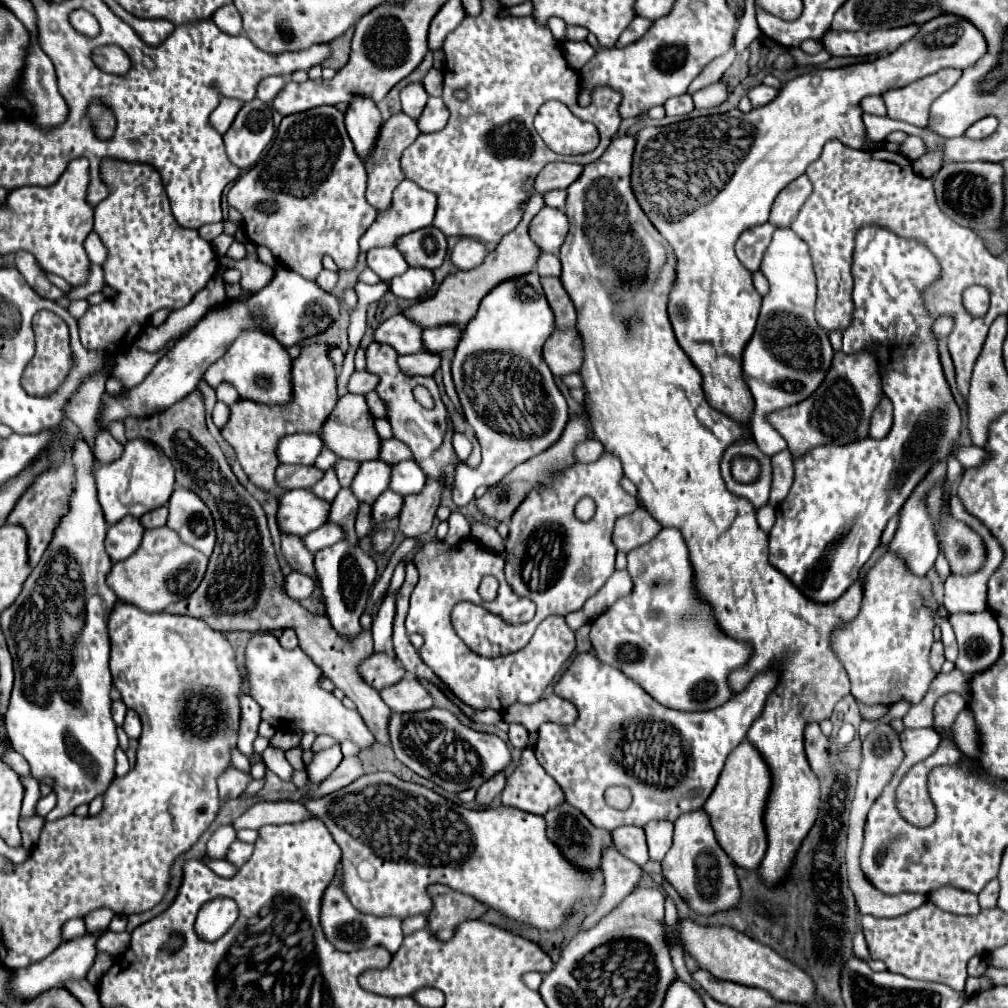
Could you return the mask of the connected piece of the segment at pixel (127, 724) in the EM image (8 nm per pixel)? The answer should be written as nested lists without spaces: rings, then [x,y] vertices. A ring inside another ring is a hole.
[[[127,710],[127,716],[125,716],[125,722],[123,722],[123,730],[127,732],[129,738],[139,738],[141,734],[141,720],[137,716],[135,710]]]

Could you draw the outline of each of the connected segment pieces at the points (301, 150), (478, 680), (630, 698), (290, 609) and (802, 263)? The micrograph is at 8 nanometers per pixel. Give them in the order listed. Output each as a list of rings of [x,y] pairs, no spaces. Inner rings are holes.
[[[317,106],[305,112],[289,114],[281,120],[277,136],[267,154],[245,174],[241,174],[227,194],[229,206],[237,208],[243,216],[245,236],[253,244],[267,246],[273,256],[293,272],[315,280],[321,272],[321,256],[329,254],[335,264],[349,270],[357,262],[359,238],[373,224],[377,210],[365,200],[367,172],[347,136],[343,112],[335,106]]]
[[[433,538],[419,546],[413,556],[413,564],[419,570],[419,582],[411,594],[411,606],[407,612],[407,632],[421,634],[425,644],[419,648],[421,660],[439,676],[439,680],[467,706],[473,710],[497,710],[503,712],[509,706],[517,704],[533,704],[541,700],[545,688],[553,682],[555,674],[563,668],[569,656],[575,650],[575,632],[567,626],[563,616],[545,618],[531,642],[509,656],[501,658],[481,658],[473,650],[465,646],[465,642],[457,636],[451,626],[451,610],[457,602],[473,602],[473,604],[507,604],[509,584],[503,574],[505,558],[501,554],[493,554],[485,546],[481,546],[473,538],[465,538],[459,544],[451,546],[439,538]],[[481,576],[495,576],[499,580],[497,598],[485,602],[479,596]]]
[[[585,652],[571,662],[567,672],[553,688],[557,696],[575,704],[579,716],[575,724],[567,726],[545,722],[539,728],[539,742],[535,746],[535,756],[539,764],[545,768],[545,772],[553,776],[555,782],[561,786],[567,804],[581,810],[589,818],[589,822],[597,828],[611,832],[625,824],[645,826],[651,820],[675,822],[681,814],[699,810],[705,804],[705,800],[709,798],[709,794],[717,784],[719,772],[723,770],[727,756],[745,740],[747,730],[751,728],[753,720],[761,714],[765,698],[775,684],[777,684],[777,672],[769,670],[765,674],[759,674],[741,694],[733,696],[715,710],[679,712],[661,706],[623,672],[607,664],[601,664],[593,652]],[[609,786],[629,786],[633,794],[633,804],[627,810],[615,810],[607,806],[603,792]]]
[[[195,390],[189,396],[185,396],[183,400],[179,400],[177,404],[173,404],[173,408],[167,408],[165,412],[161,412],[157,416],[151,416],[151,418],[145,418],[145,420],[125,420],[125,436],[127,436],[127,440],[143,438],[143,440],[155,444],[157,448],[161,448],[167,454],[167,458],[173,460],[177,486],[183,486],[183,488],[195,492],[209,506],[209,510],[213,514],[213,520],[215,520],[217,544],[215,544],[213,556],[209,558],[209,566],[207,566],[203,582],[199,584],[199,588],[191,596],[187,596],[185,600],[169,606],[167,612],[187,614],[187,616],[205,620],[215,632],[247,630],[247,632],[255,634],[255,632],[269,632],[269,630],[275,630],[275,628],[293,628],[297,632],[297,636],[299,636],[299,648],[305,654],[309,654],[309,658],[323,670],[323,674],[337,688],[341,688],[345,692],[347,698],[351,698],[355,702],[361,718],[369,726],[375,740],[379,744],[391,746],[391,740],[389,740],[389,718],[391,718],[389,706],[385,706],[379,692],[373,690],[369,684],[365,684],[365,680],[361,680],[361,676],[357,672],[357,664],[365,656],[371,656],[371,652],[373,652],[371,632],[363,630],[363,634],[357,636],[357,640],[353,640],[353,644],[349,644],[349,640],[341,640],[341,636],[337,636],[333,632],[333,628],[329,624],[329,618],[319,616],[319,614],[313,616],[297,600],[291,600],[289,596],[285,596],[285,592],[283,592],[283,574],[281,574],[277,558],[275,558],[275,550],[273,550],[273,544],[271,544],[271,534],[269,534],[269,528],[267,528],[265,512],[263,512],[261,504],[237,482],[237,478],[231,472],[219,444],[209,434],[209,430],[205,426],[205,406],[203,406],[201,394]]]
[[[791,228],[775,230],[763,256],[761,272],[769,280],[771,290],[763,298],[757,328],[743,352],[743,380],[755,400],[755,412],[751,416],[755,444],[763,454],[775,456],[787,450],[787,442],[765,422],[765,416],[809,398],[831,368],[835,352],[829,336],[815,322],[815,274],[807,244]]]

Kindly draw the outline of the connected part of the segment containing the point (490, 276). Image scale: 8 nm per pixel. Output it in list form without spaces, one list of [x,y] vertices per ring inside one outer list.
[[[533,194],[529,198],[529,202],[525,204],[525,212],[523,212],[521,222],[517,224],[517,228],[501,238],[497,248],[487,254],[487,258],[481,266],[477,266],[473,270],[467,270],[467,272],[459,270],[457,274],[449,274],[431,298],[425,298],[425,300],[405,308],[403,314],[409,316],[409,320],[419,324],[421,328],[435,328],[435,326],[445,326],[445,324],[453,324],[453,326],[457,324],[459,328],[465,326],[475,316],[481,298],[489,292],[489,288],[493,288],[493,284],[499,284],[501,280],[507,280],[509,276],[523,276],[525,272],[531,272],[535,268],[535,262],[537,262],[537,256],[541,254],[541,250],[529,240],[527,222],[543,206],[545,206],[543,204],[543,194]]]

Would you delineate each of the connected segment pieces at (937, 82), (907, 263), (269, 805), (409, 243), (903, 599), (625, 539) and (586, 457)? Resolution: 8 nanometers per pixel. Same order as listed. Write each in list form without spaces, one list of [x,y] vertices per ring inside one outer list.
[[[943,68],[903,88],[887,90],[885,94],[881,94],[887,106],[887,116],[893,120],[909,122],[913,126],[927,126],[933,100],[949,90],[961,78],[961,72],[963,70],[959,68]]]
[[[865,226],[861,228],[861,232],[855,238],[855,254],[853,254],[853,302],[855,302],[855,314],[853,314],[853,324],[847,328],[847,332],[843,332],[842,351],[845,354],[851,352],[859,352],[861,348],[871,348],[877,354],[879,360],[879,368],[881,368],[881,380],[883,380],[883,392],[885,396],[895,404],[895,422],[891,432],[883,438],[883,440],[875,440],[875,438],[863,438],[845,446],[835,446],[835,444],[823,444],[823,446],[815,446],[811,448],[805,456],[793,458],[793,466],[795,466],[795,482],[787,494],[787,498],[777,506],[777,522],[773,526],[773,530],[769,532],[769,562],[783,572],[797,588],[801,588],[801,592],[805,592],[805,596],[809,596],[811,600],[817,602],[833,602],[837,600],[857,578],[859,578],[859,570],[863,568],[863,564],[871,558],[873,550],[879,546],[879,538],[883,528],[887,526],[887,522],[901,510],[901,506],[905,504],[905,500],[909,498],[909,492],[913,492],[913,488],[917,486],[917,482],[925,476],[925,472],[939,460],[945,460],[945,456],[951,452],[953,442],[959,436],[961,430],[961,416],[959,416],[959,408],[947,388],[941,364],[939,364],[939,356],[937,356],[937,342],[931,336],[931,324],[933,318],[927,314],[927,310],[923,308],[923,300],[921,300],[921,292],[925,290],[925,286],[929,286],[937,276],[939,276],[939,264],[937,258],[919,242],[909,242],[903,240],[899,236],[893,236],[887,230],[881,230],[877,226]]]
[[[259,802],[253,804],[247,812],[237,816],[231,826],[235,830],[251,828],[257,830],[265,824],[289,824],[299,822],[309,816],[309,810],[301,802]]]
[[[427,226],[399,236],[395,248],[403,254],[409,266],[435,270],[443,264],[447,252],[447,238],[439,228]]]
[[[887,552],[867,572],[863,588],[865,588],[865,596],[863,596],[861,612],[851,622],[839,624],[829,638],[833,652],[841,660],[851,680],[851,694],[867,706],[877,706],[877,704],[893,706],[903,700],[909,704],[917,704],[925,696],[931,680],[937,676],[937,672],[929,664],[929,650],[933,644],[933,626],[935,626],[929,610],[937,608],[935,600],[931,598],[929,580],[913,576],[905,568],[905,564],[897,560],[897,556]]]
[[[637,508],[629,516],[617,520],[617,528],[613,530],[613,542],[621,552],[627,554],[639,548],[641,544],[647,544],[659,530],[661,524],[655,518],[651,518],[651,514],[645,508]]]
[[[585,440],[579,442],[573,450],[573,456],[577,462],[595,462],[603,454],[603,444],[599,440]]]

